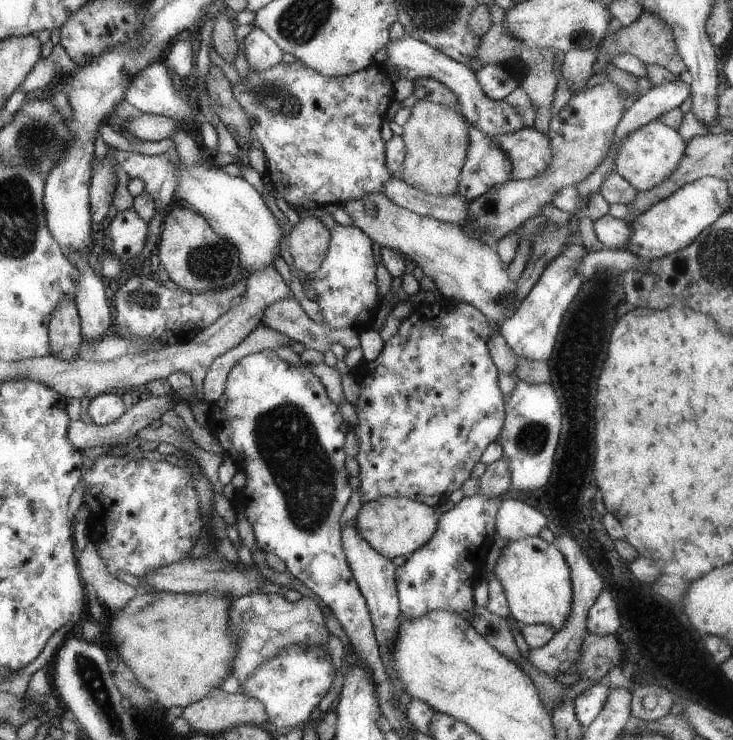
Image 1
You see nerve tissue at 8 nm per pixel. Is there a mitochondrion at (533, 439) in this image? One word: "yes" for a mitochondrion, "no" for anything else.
yes

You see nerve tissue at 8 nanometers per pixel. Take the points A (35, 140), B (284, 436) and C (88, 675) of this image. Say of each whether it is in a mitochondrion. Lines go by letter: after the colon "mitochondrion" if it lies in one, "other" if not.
A: mitochondrion
B: mitochondrion
C: mitochondrion

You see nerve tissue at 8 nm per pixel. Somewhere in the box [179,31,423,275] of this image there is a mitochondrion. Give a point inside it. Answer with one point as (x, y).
(277, 96)

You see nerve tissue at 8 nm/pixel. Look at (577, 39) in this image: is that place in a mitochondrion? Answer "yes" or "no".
no

